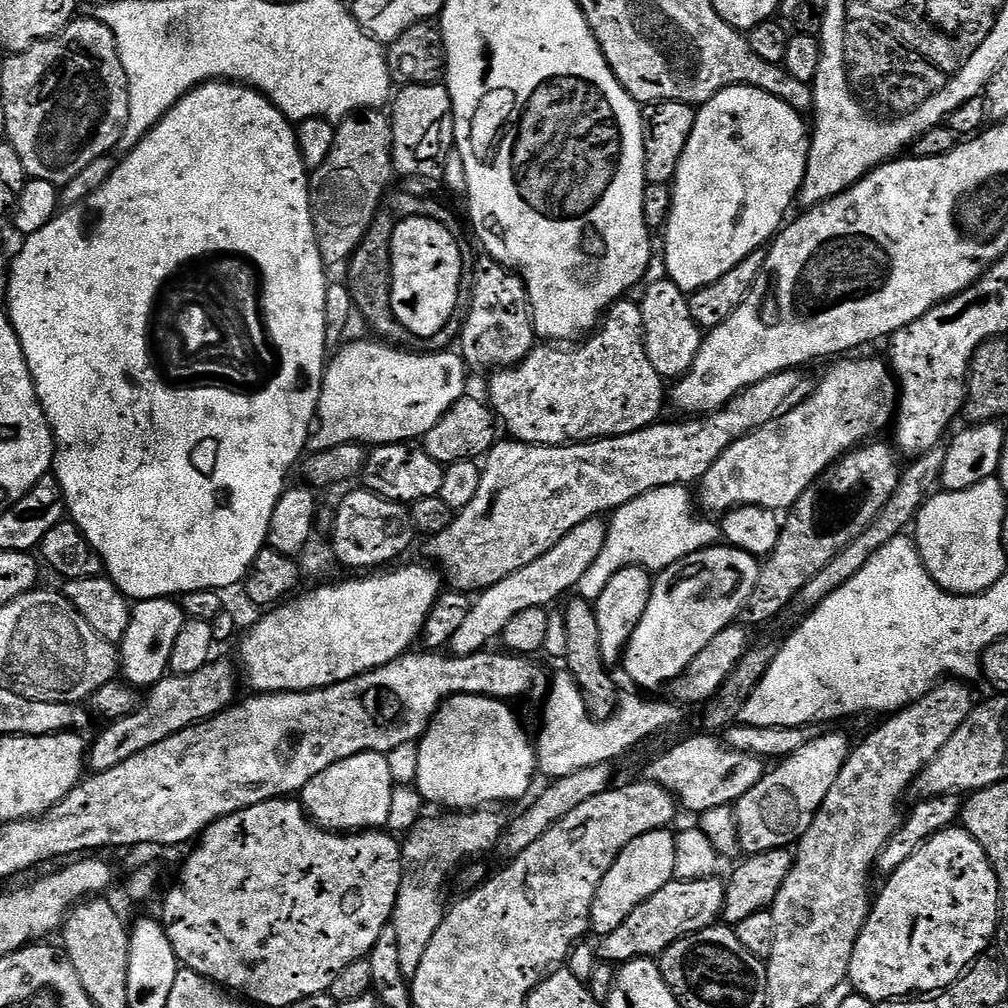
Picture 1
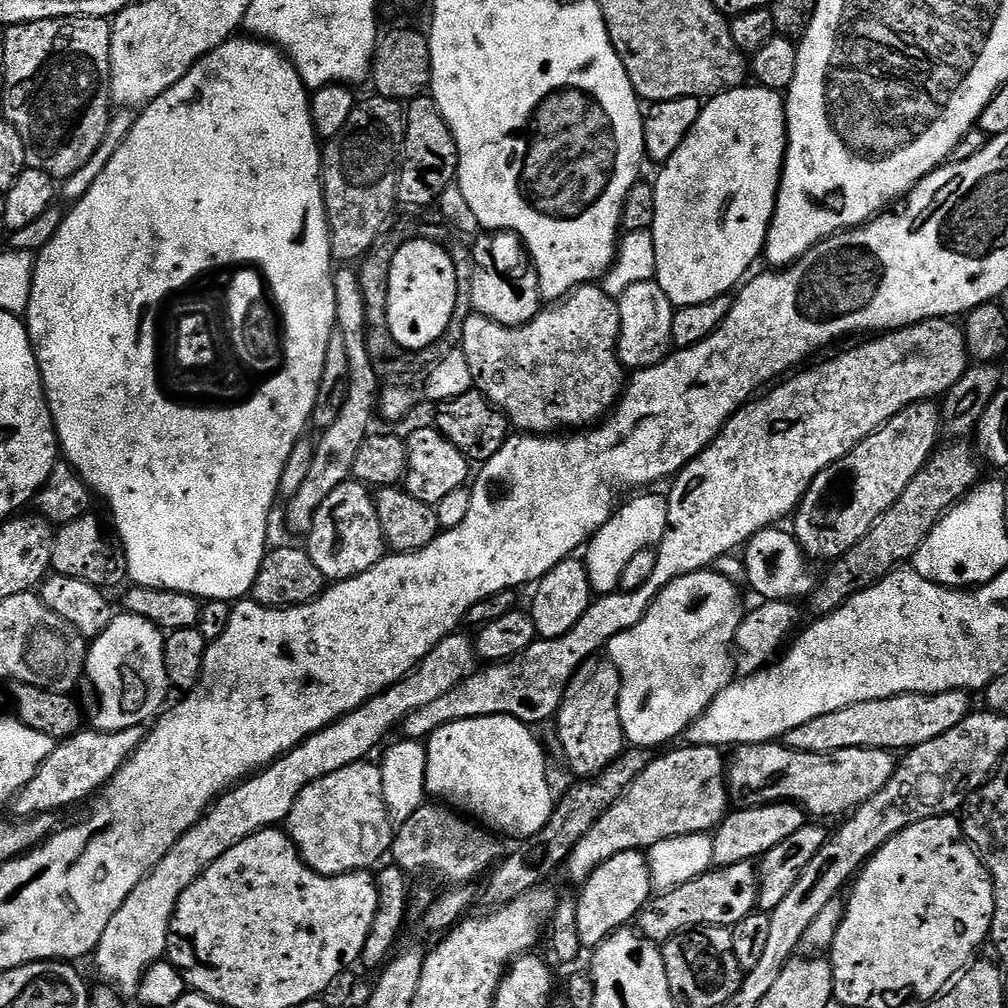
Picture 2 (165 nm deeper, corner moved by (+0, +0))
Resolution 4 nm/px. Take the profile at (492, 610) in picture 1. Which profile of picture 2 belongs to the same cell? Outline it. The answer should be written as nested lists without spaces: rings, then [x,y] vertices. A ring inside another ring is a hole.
[[[457,630],[444,638],[403,680],[391,684],[379,696],[367,700],[362,707],[341,720],[335,720],[328,728],[315,732],[294,751],[285,752],[280,759],[217,800],[204,817],[172,847],[160,865],[133,890],[130,898],[126,898],[122,910],[110,918],[110,926],[106,926],[106,934],[102,936],[102,942],[94,953],[96,968],[104,979],[101,981],[115,988],[121,997],[135,997],[147,972],[165,959],[168,939],[172,933],[172,919],[182,894],[210,865],[218,862],[218,858],[222,858],[228,850],[238,846],[238,842],[261,832],[263,828],[283,825],[298,794],[302,794],[306,786],[326,778],[328,774],[334,774],[336,770],[367,761],[371,757],[368,755],[395,728],[397,731],[410,714],[422,710],[422,706],[430,706],[442,698],[442,694],[450,694],[454,686],[472,675],[478,667],[476,645],[471,635],[463,636],[462,633]]]

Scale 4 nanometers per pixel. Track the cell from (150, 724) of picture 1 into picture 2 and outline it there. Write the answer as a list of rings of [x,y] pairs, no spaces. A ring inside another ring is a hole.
[[[131,728],[121,732],[81,730],[69,740],[59,741],[46,762],[42,762],[34,778],[30,778],[26,787],[16,793],[10,804],[11,811],[16,811],[17,813],[13,813],[20,818],[46,816],[56,814],[59,808],[80,804],[87,796],[95,797],[108,781],[116,777],[117,770],[135,754],[145,735],[144,728]]]

